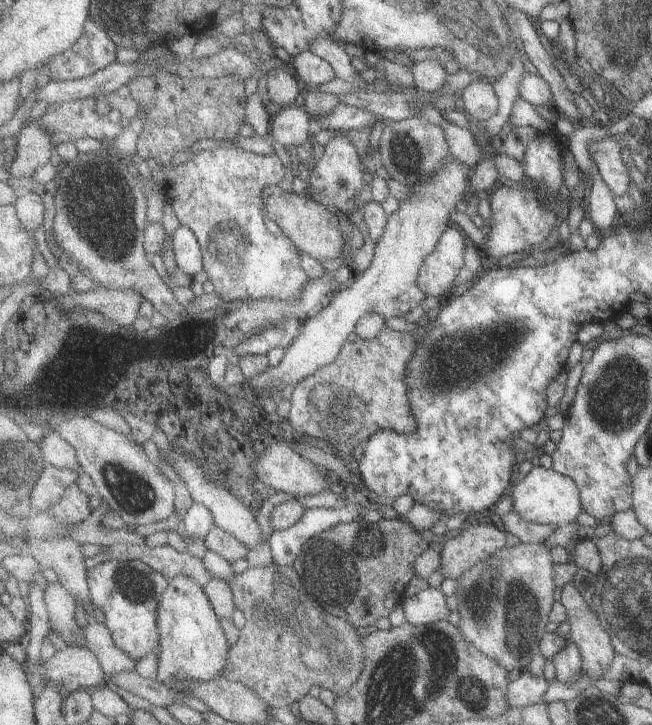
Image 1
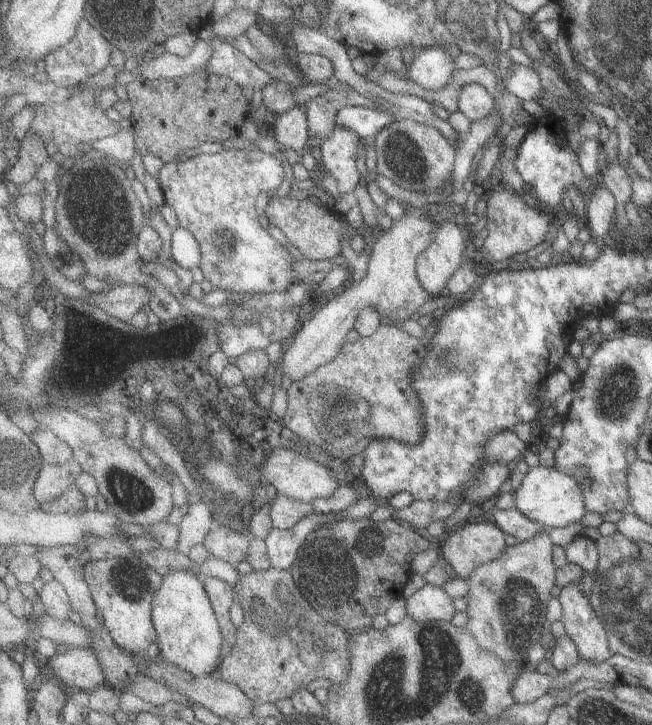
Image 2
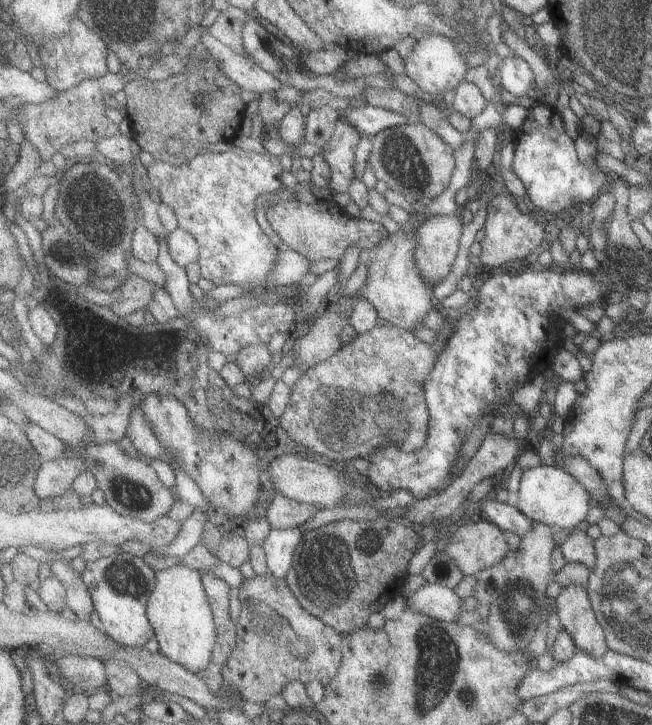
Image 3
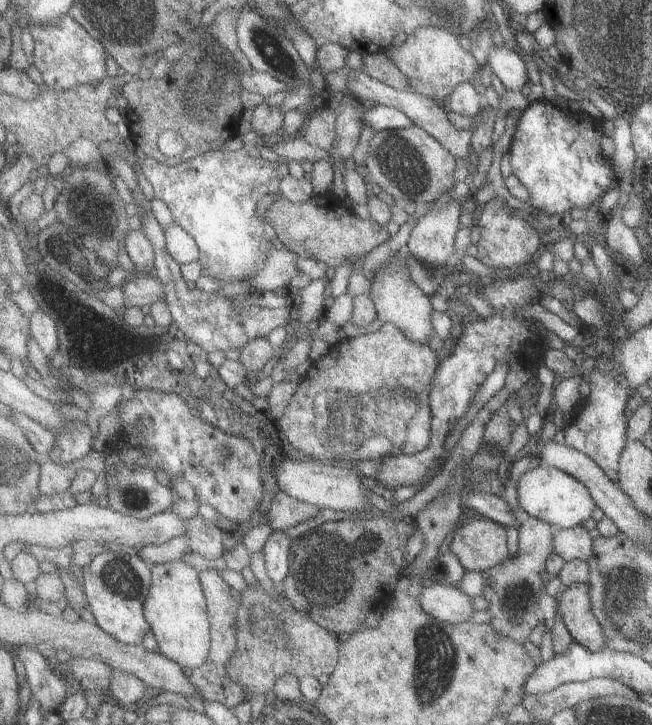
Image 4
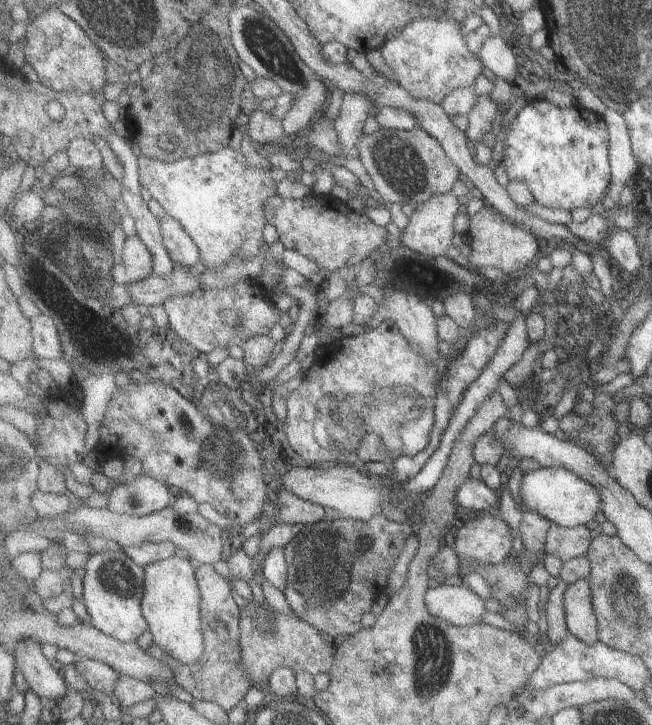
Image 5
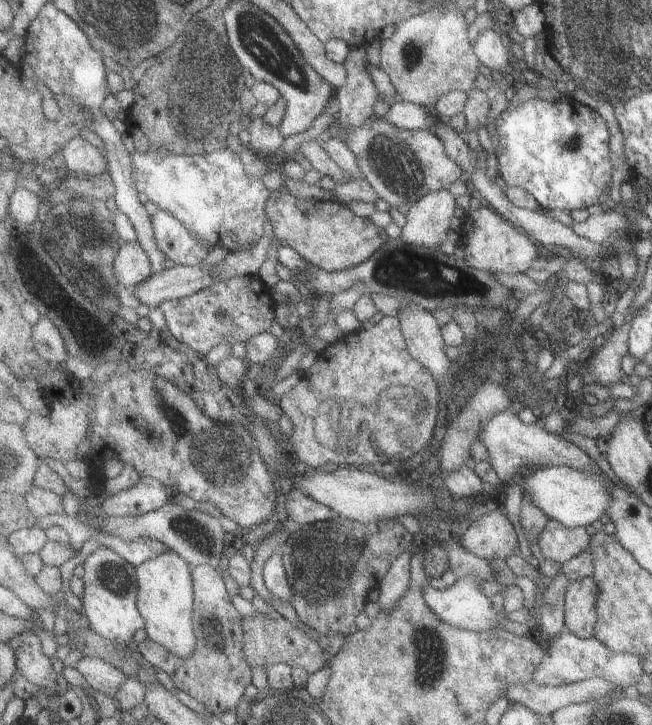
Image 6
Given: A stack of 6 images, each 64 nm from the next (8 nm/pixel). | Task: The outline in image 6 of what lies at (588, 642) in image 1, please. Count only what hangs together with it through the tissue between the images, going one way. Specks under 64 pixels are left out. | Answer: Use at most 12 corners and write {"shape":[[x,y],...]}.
{"shape":[[571,580],[567,630],[593,638],[599,624],[599,582]]}

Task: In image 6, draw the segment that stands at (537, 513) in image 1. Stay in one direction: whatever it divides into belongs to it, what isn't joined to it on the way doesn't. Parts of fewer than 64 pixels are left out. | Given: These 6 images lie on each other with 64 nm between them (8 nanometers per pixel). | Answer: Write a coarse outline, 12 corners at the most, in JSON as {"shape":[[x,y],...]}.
{"shape":[[597,462],[535,468],[533,502],[567,528],[609,514],[615,484]]}

